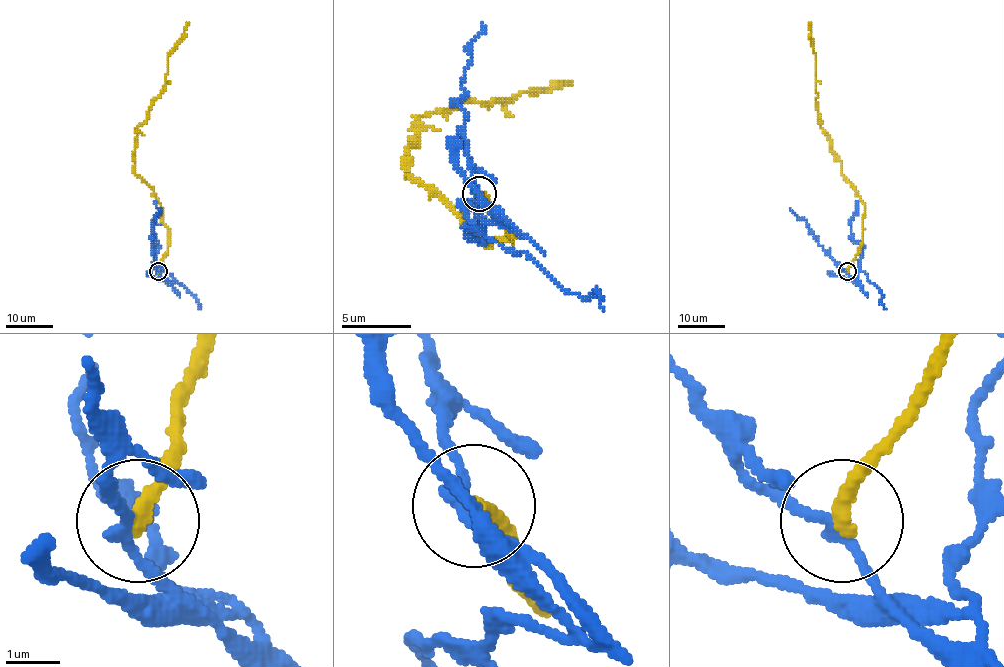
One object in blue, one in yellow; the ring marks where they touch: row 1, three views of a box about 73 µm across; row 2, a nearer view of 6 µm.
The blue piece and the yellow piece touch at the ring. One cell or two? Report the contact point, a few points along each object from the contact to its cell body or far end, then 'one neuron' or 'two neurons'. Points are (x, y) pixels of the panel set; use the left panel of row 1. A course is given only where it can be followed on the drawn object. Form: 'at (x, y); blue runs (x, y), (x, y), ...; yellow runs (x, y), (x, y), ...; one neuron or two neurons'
at (158, 271); blue runs (158, 272), (153, 263), (158, 245), (154, 240), (154, 219), (158, 212), (153, 200); yellow runs (158, 272), (167, 252), (168, 228), (153, 190), (133, 168), (136, 129), (161, 93), (168, 53), (189, 22); two neurons

